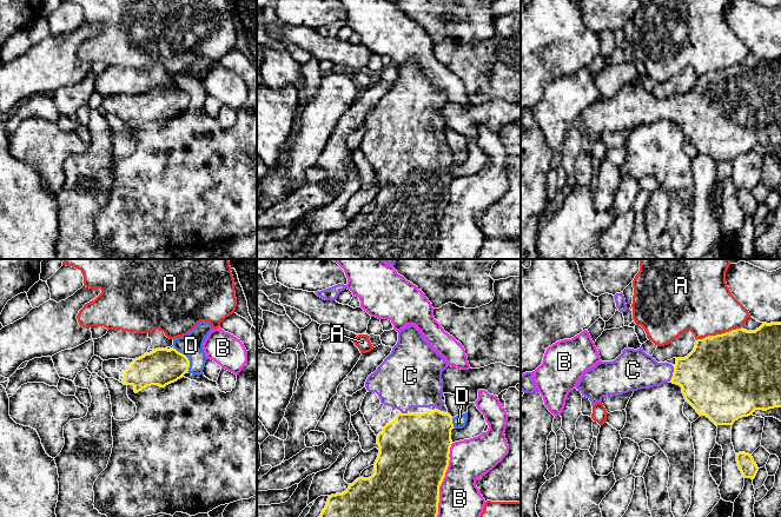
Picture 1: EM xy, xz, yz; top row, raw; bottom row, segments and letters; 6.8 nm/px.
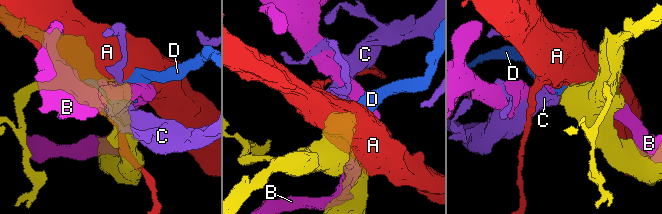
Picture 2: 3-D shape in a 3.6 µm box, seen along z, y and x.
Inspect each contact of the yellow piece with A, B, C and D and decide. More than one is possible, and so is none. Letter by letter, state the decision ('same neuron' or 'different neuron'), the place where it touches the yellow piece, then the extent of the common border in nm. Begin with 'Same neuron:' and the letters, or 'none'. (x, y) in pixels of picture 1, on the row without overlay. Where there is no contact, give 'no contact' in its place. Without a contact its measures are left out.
Same neuron: C
A: different neuron | yz (717, 71) | 320 nm
B: different neuron | xz (441, 219) | 550 nm
C: same neuron | yz (673, 111) | 100 nm
D: different neuron | xy (187, 94) | 200 nm

